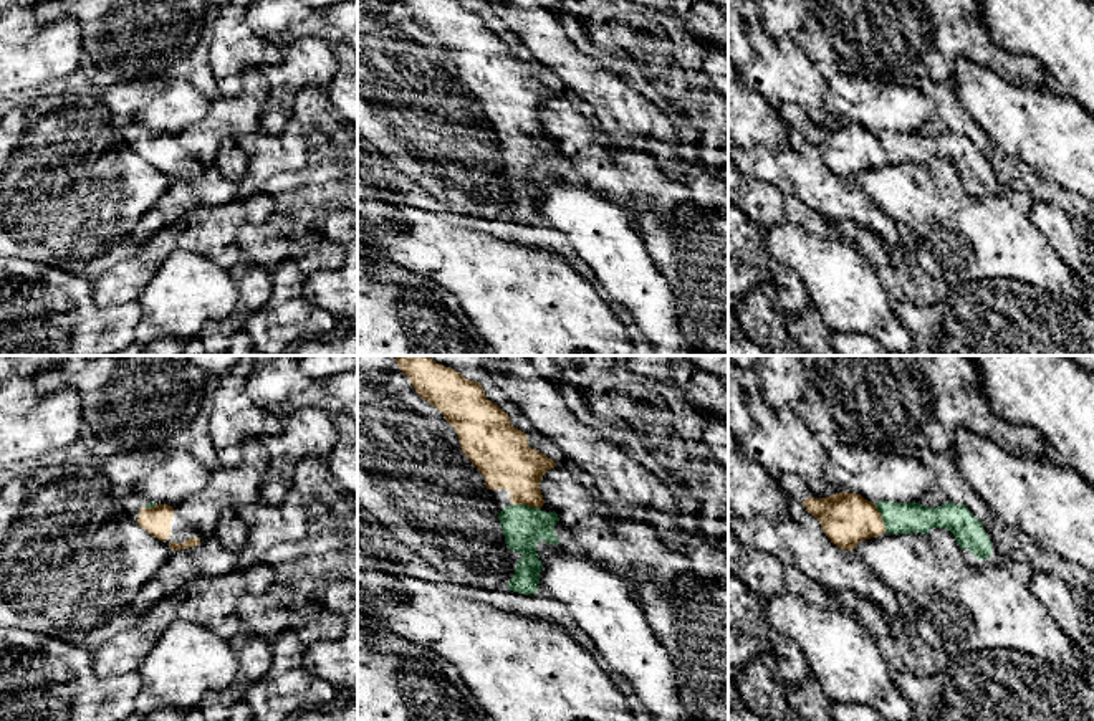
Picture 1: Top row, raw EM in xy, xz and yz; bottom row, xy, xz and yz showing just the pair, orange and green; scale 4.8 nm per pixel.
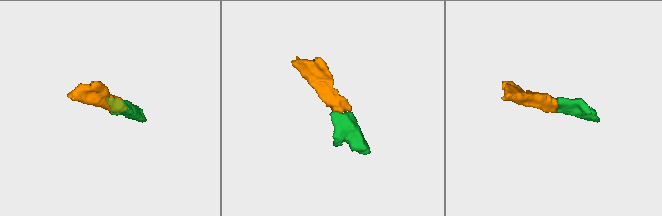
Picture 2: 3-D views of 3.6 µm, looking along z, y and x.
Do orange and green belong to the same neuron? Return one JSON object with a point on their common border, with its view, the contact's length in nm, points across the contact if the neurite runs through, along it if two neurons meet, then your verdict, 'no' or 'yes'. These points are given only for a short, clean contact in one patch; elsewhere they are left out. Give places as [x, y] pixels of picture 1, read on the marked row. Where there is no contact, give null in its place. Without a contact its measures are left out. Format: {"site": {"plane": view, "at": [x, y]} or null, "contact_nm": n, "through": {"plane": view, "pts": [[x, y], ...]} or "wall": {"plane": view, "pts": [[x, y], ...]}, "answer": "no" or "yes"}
{"site": {"plane": "xz", "at": [525, 503]}, "contact_nm": 140, "through": {"plane": "xz", "pts": [[503, 457], [522, 477], [525, 503], [523, 526]]}, "answer": "yes"}

